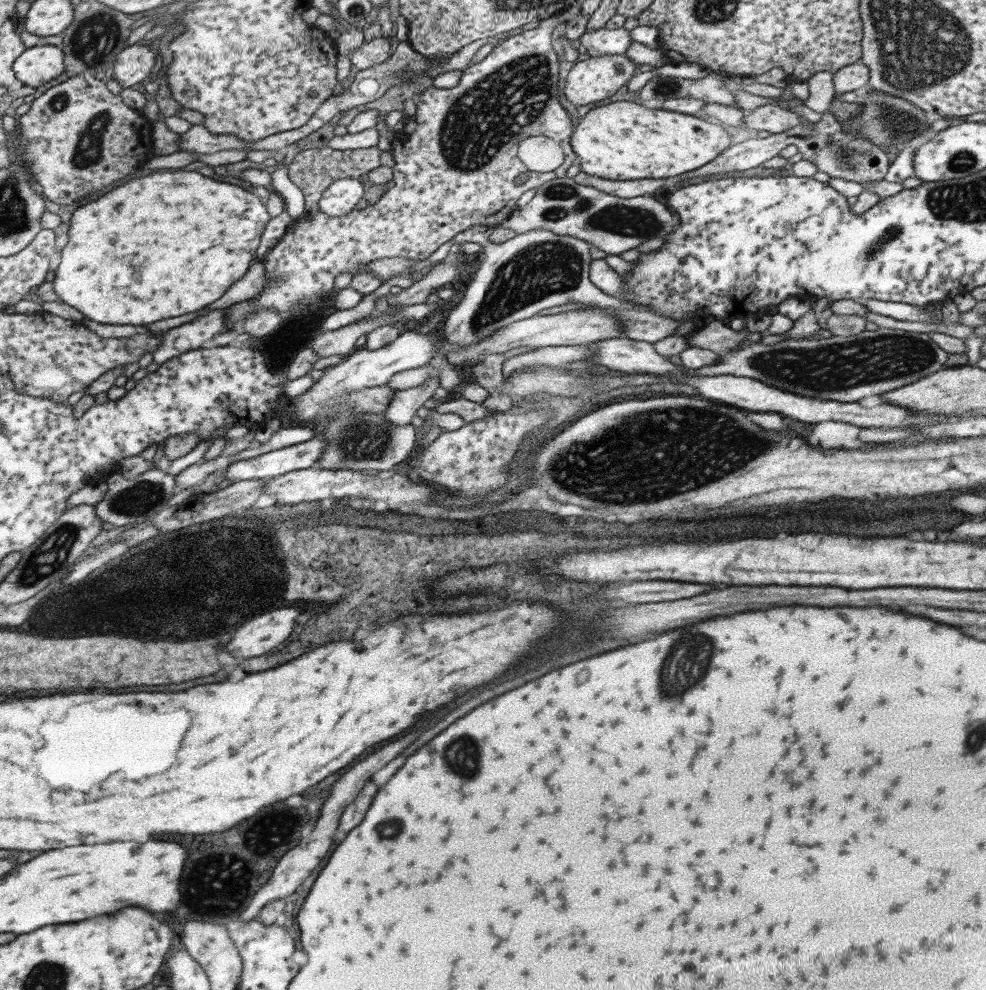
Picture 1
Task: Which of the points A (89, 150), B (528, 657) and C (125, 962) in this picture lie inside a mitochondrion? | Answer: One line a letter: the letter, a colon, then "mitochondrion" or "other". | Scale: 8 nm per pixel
A: mitochondrion
B: other
C: other

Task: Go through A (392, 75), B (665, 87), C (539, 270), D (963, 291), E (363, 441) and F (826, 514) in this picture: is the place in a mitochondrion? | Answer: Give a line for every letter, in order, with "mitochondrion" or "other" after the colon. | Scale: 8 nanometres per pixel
A: mitochondrion
B: mitochondrion
C: mitochondrion
D: other
E: mitochondrion
F: other

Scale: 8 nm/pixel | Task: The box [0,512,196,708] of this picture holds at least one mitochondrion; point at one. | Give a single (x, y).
(45, 561)

